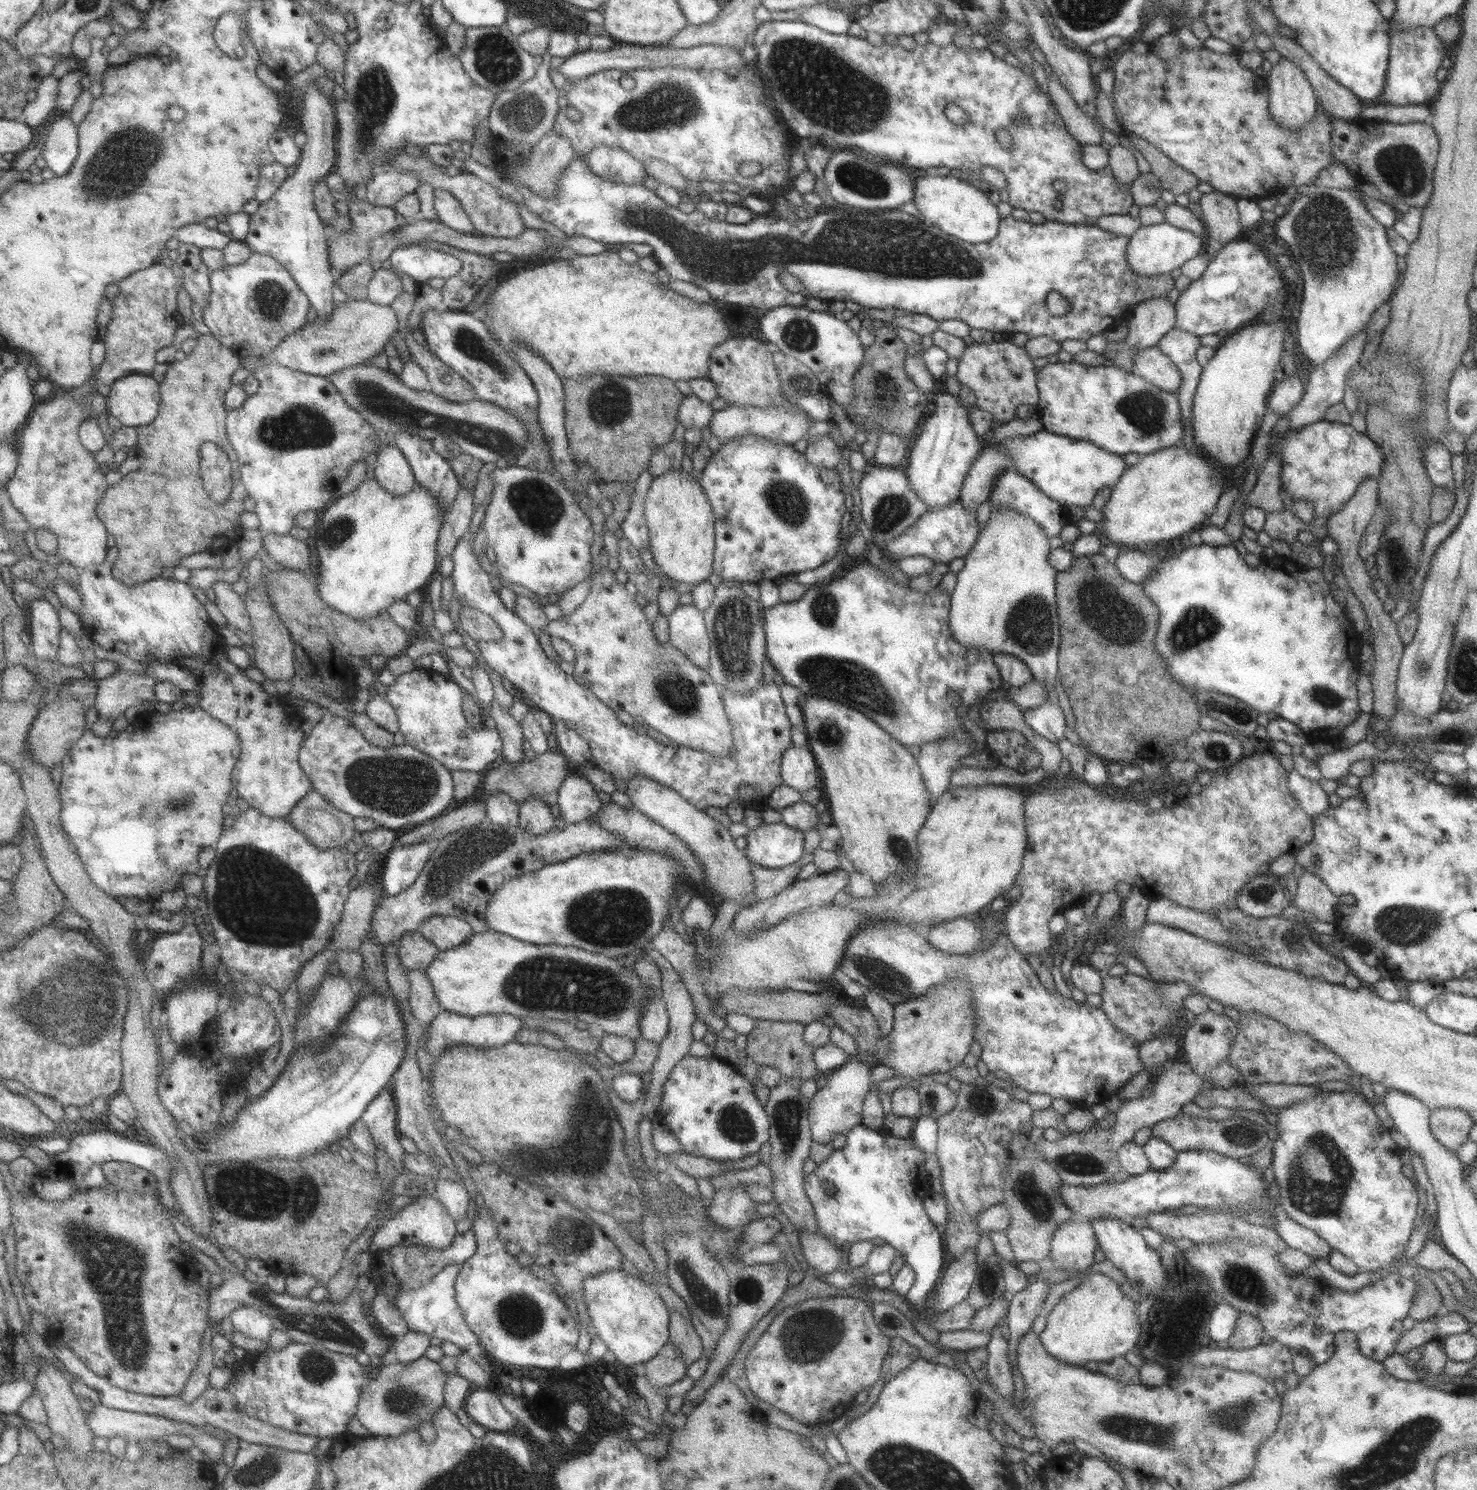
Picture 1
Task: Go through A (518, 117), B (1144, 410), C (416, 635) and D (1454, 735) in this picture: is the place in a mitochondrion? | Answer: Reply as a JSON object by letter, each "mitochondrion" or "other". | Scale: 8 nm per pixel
{"A":"mitochondrion","B":"mitochondrion","C":"other","D":"mitochondrion"}

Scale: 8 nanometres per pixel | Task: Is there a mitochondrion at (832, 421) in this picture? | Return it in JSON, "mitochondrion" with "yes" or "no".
{"mitochondrion":"no"}

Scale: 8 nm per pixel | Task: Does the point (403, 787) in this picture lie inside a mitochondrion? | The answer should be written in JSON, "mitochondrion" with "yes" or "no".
{"mitochondrion":"yes"}

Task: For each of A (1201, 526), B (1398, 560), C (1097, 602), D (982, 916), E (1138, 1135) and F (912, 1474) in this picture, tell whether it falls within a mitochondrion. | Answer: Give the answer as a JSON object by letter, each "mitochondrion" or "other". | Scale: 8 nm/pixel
{"A":"other","B":"mitochondrion","C":"mitochondrion","D":"other","E":"other","F":"mitochondrion"}

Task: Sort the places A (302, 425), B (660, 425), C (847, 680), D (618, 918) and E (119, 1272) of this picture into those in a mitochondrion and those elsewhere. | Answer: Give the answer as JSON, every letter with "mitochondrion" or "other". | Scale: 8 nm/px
{"A":"mitochondrion","B":"other","C":"mitochondrion","D":"mitochondrion","E":"mitochondrion"}

